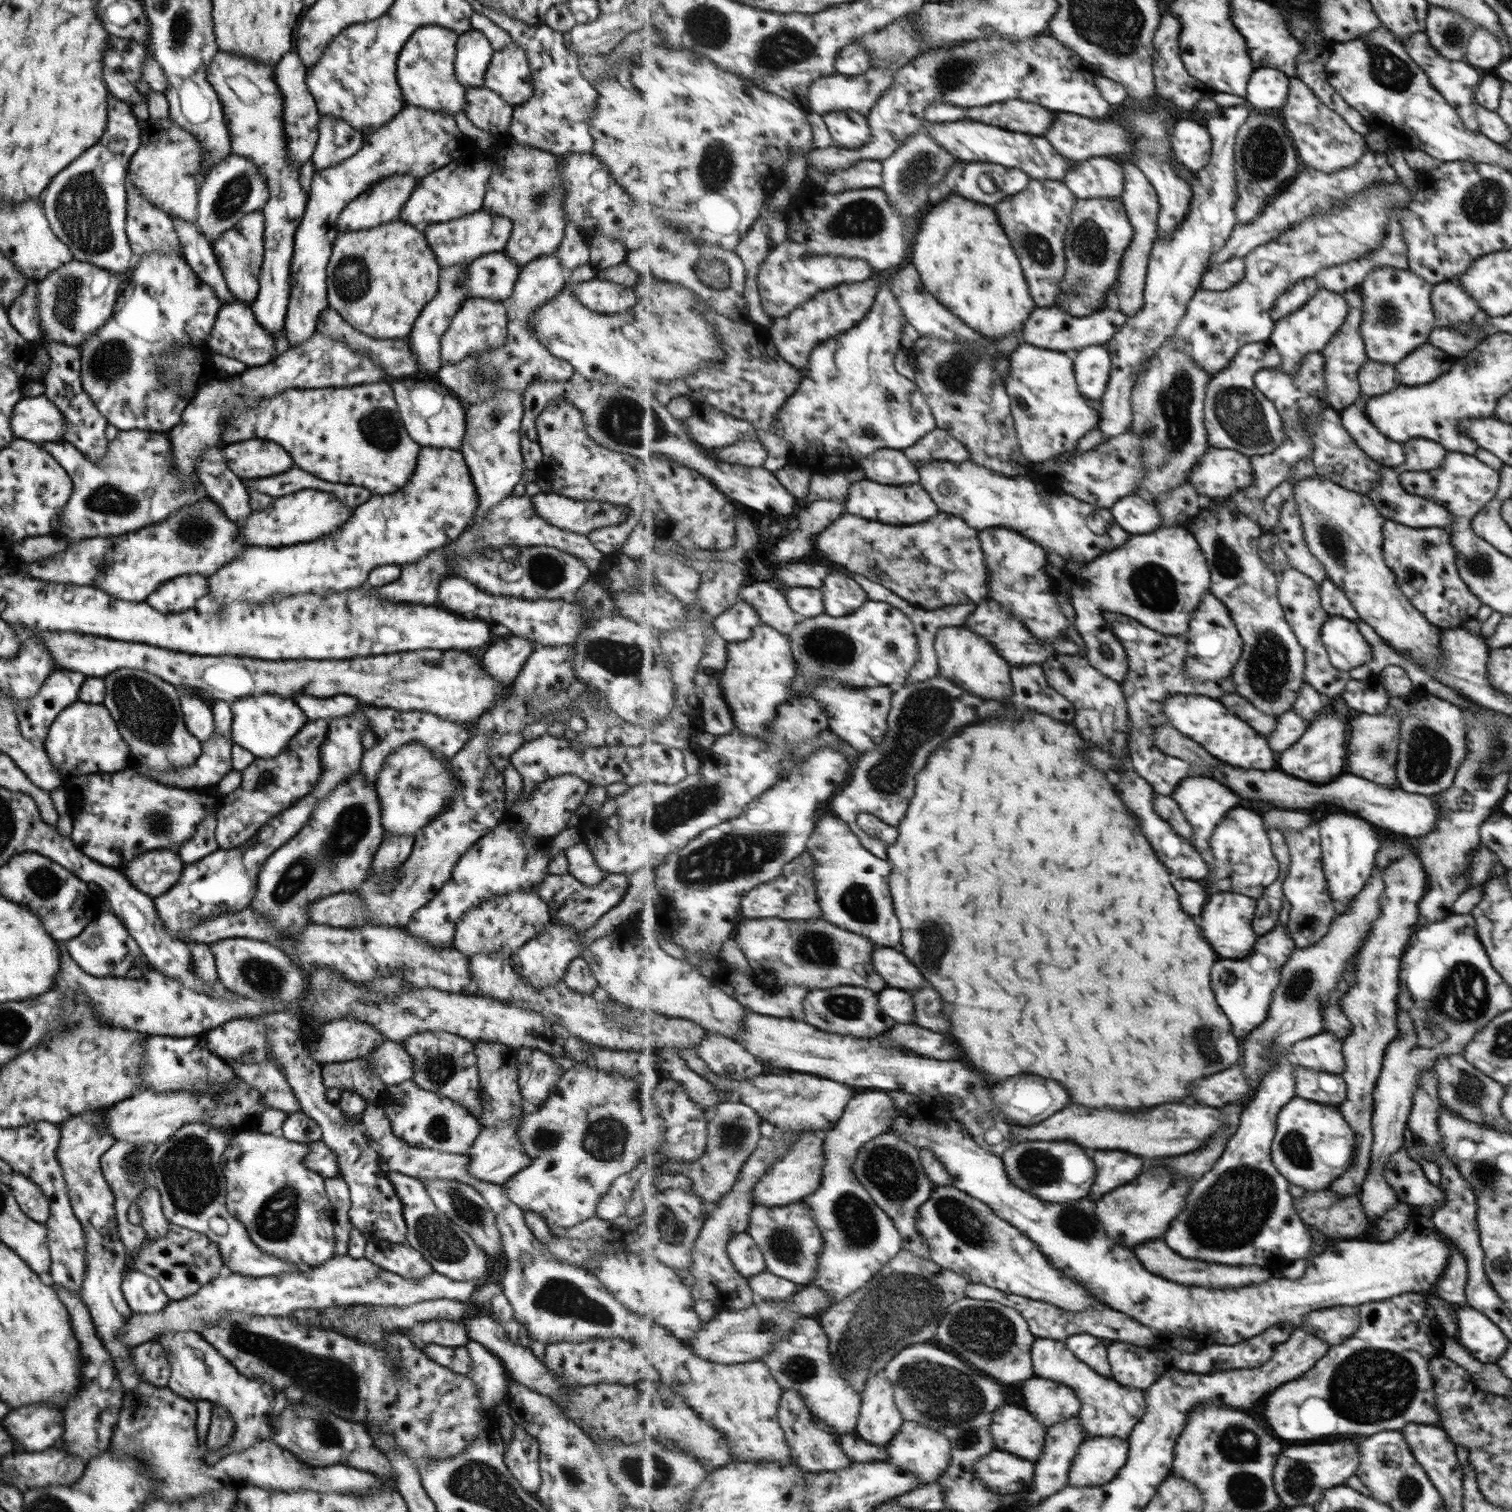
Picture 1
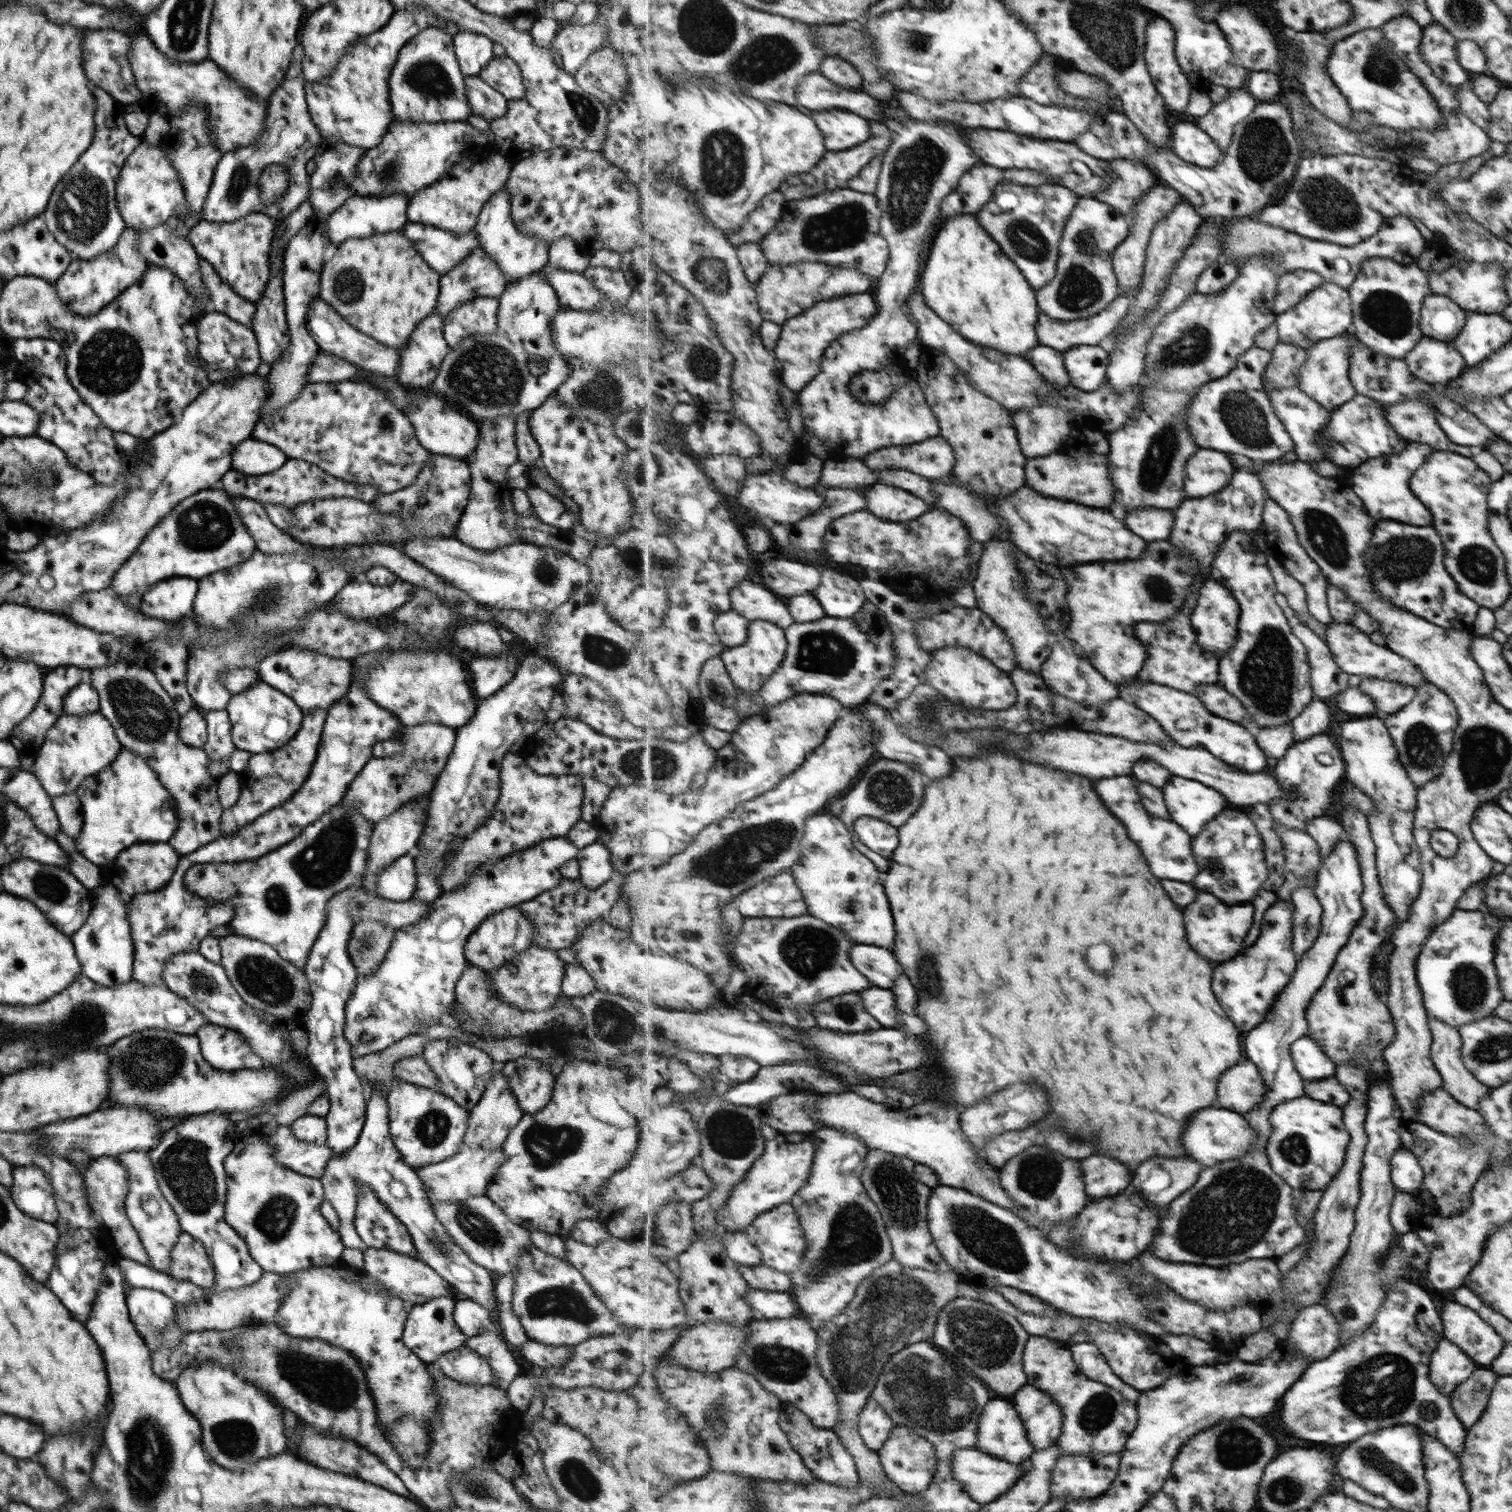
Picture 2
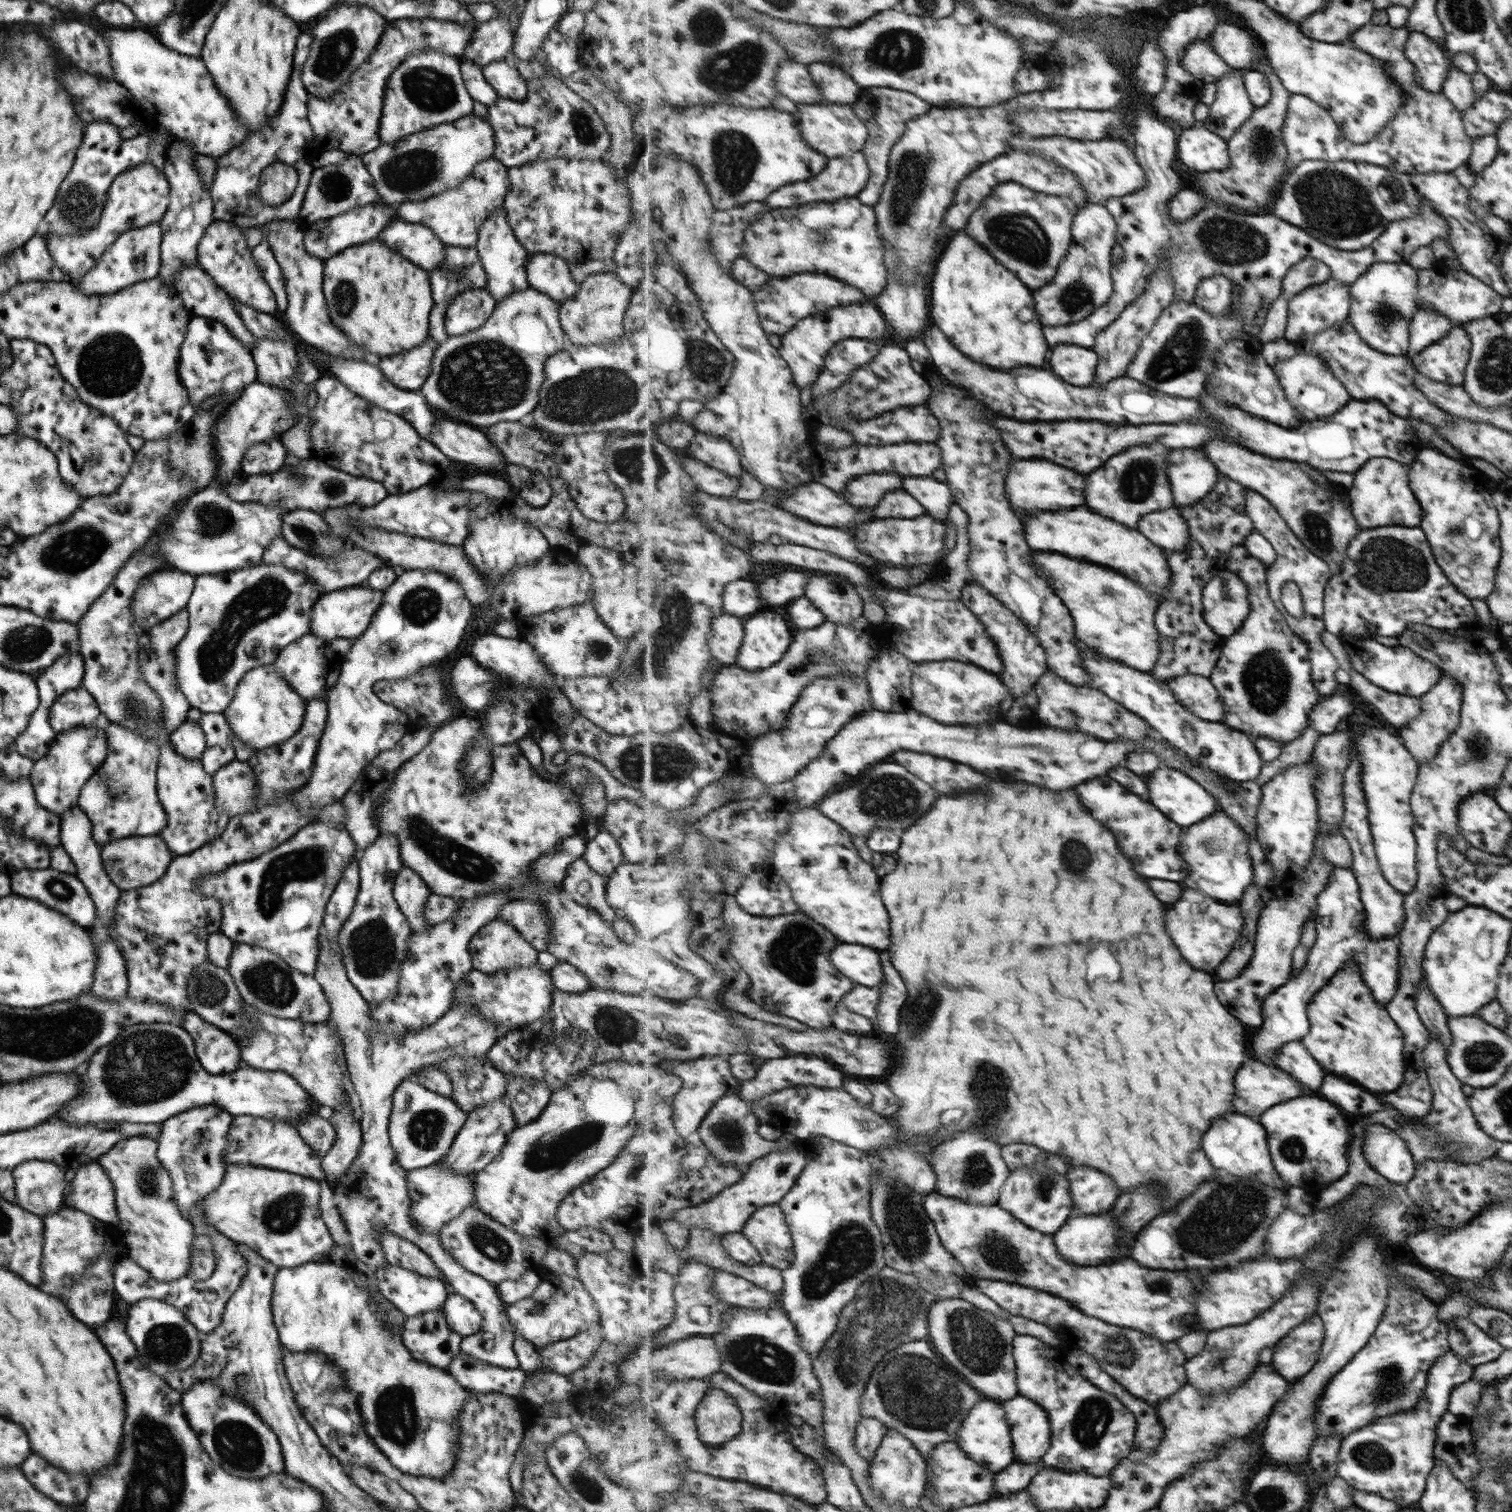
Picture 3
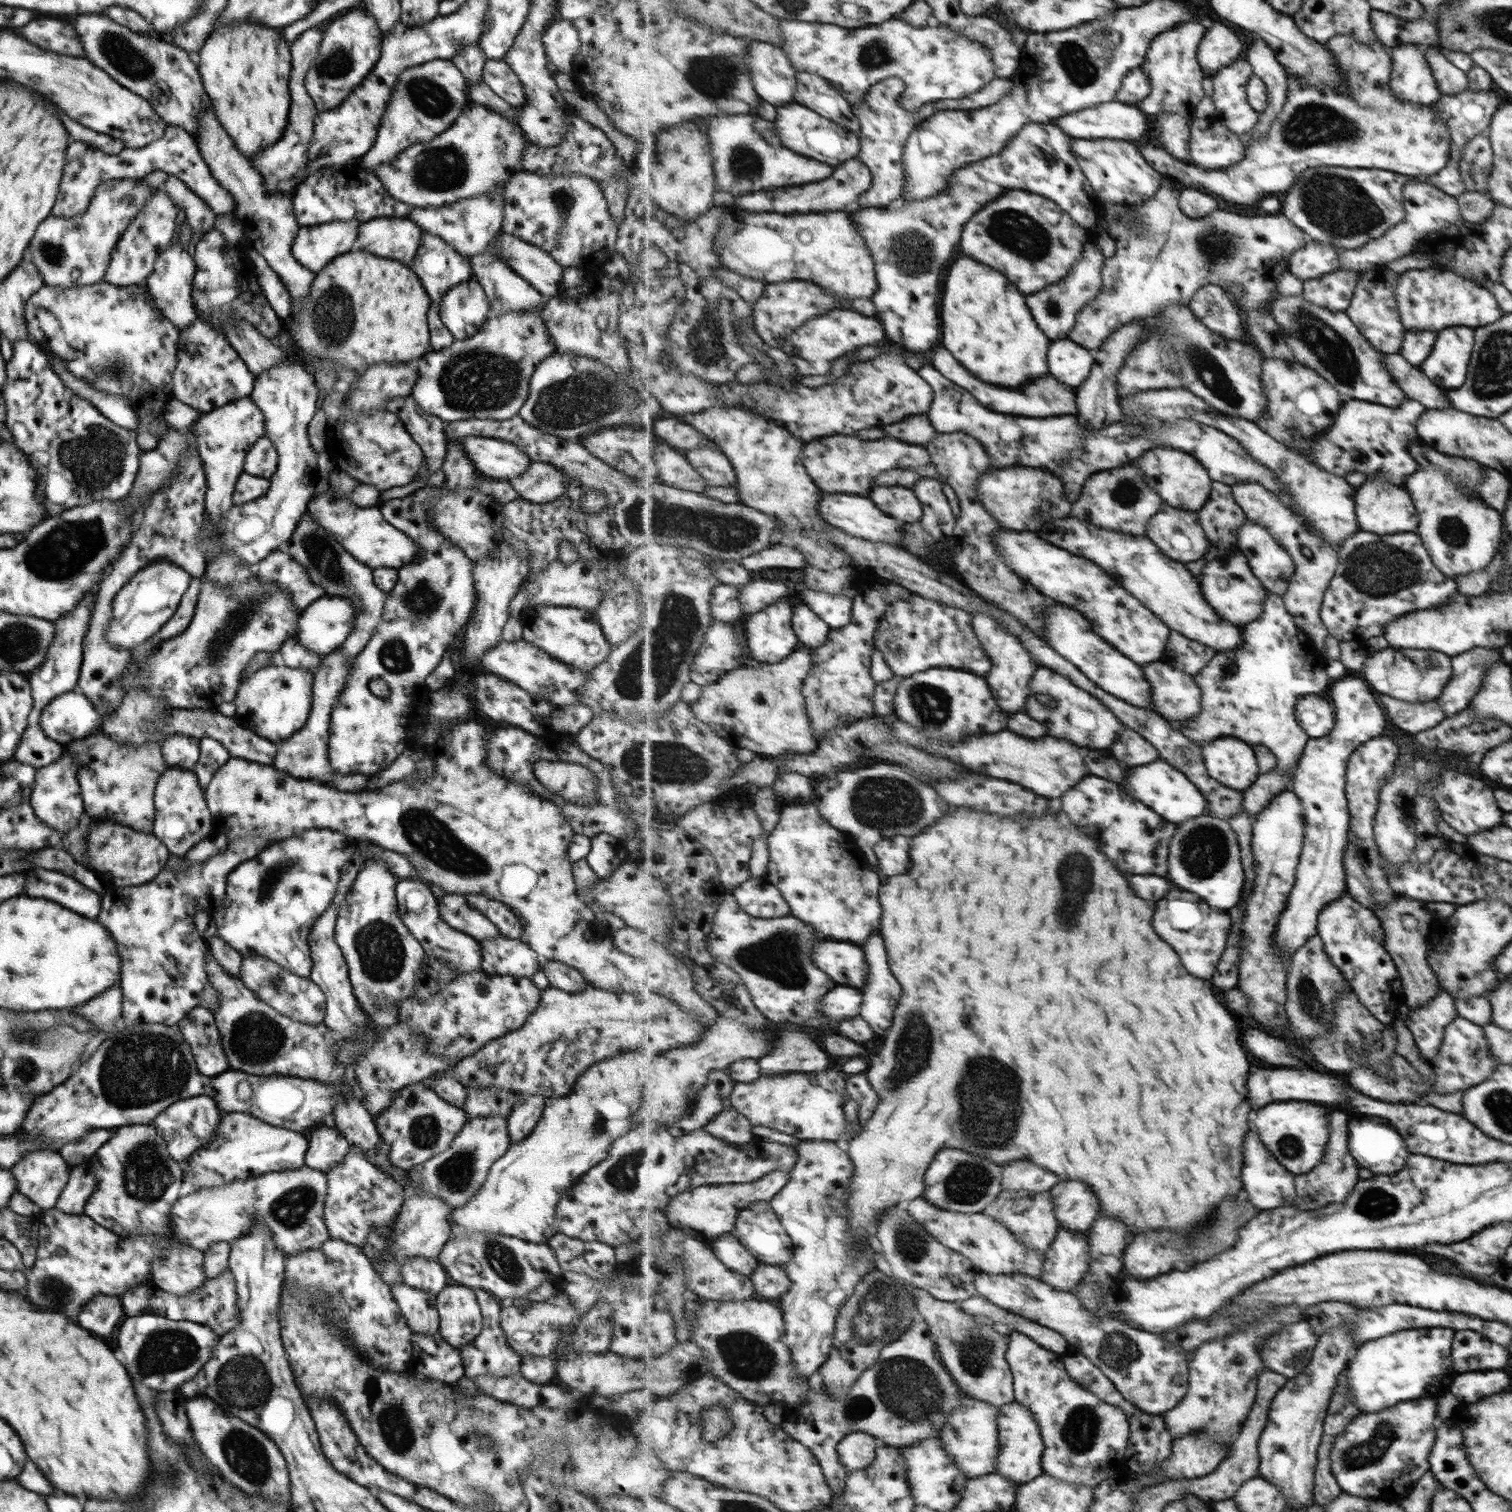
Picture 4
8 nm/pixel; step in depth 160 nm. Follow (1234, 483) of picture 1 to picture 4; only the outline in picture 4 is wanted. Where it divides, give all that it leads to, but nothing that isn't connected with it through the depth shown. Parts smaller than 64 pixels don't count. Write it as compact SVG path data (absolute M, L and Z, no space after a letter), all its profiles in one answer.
M1157 446L1155 449L1145 451L1138 458L1138 468L1142 469L1142 475L1150 487L1175 508L1200 511L1210 498L1214 480L1210 472L1202 465L1202 461L1191 453Z

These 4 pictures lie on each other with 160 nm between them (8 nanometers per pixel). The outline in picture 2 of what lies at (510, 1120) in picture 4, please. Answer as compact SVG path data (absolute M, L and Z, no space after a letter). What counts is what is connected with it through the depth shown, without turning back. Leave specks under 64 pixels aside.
M518 1057L503 1066L502 1074L506 1079L507 1085L509 1085L511 1093L515 1096L515 1101L517 1101L519 1108L524 1114L539 1112L549 1102L555 1074L544 1068L538 1060Z

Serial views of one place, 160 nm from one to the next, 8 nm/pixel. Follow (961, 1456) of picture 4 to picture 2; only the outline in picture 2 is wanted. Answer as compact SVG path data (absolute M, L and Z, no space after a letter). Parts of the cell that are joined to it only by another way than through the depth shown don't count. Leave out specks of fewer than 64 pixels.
M995 1397L986 1404L982 1412L982 1418L978 1422L977 1449L981 1452L991 1453L1001 1460L1011 1461L1011 1464L1025 1463L1034 1455L1035 1447L1030 1441L1026 1425L1018 1413L1018 1409L1011 1399L1005 1397Z

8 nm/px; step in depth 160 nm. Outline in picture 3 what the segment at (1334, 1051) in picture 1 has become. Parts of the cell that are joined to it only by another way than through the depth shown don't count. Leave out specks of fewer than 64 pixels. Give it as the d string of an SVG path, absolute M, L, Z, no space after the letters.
M1302 1041L1287 1043L1274 1059L1276 1066L1283 1068L1285 1072L1291 1072L1297 1080L1301 1081L1301 1084L1311 1090L1319 1088L1327 1075Z

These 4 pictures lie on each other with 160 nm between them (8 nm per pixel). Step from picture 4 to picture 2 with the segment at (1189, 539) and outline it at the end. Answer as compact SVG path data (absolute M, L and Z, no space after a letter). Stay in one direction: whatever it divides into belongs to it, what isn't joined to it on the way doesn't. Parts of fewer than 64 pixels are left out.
M1147 507L1127 511L1127 526L1148 542L1170 540L1176 523L1174 510Z

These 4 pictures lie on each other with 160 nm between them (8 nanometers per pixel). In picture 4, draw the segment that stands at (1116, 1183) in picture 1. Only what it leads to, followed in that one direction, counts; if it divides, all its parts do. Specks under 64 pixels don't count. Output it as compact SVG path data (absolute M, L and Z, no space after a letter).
M1063 1182L1051 1190L1061 1228L1087 1234L1101 1212L1099 1198L1083 1182Z

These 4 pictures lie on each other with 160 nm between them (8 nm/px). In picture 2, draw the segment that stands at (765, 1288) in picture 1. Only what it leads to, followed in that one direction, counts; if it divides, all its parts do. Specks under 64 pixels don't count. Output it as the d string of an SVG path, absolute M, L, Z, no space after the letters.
M765 1264L751 1268L739 1265L738 1269L753 1289L790 1292L793 1286L791 1274L775 1270Z

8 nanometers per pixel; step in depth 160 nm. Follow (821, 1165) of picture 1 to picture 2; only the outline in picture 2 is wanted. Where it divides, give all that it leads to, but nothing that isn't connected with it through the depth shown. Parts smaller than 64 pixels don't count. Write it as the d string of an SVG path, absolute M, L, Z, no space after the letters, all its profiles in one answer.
M778 1134L766 1141L765 1153L748 1170L744 1179L731 1191L729 1200L718 1212L718 1223L725 1225L730 1233L745 1231L764 1212L785 1203L791 1203L794 1196L805 1186L814 1168L815 1143L809 1134Z

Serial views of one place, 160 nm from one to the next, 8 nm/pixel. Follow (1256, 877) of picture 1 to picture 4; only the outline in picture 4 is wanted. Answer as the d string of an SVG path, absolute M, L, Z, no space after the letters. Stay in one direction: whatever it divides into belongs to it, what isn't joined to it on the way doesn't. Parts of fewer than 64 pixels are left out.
M1211 814L1201 815L1197 819L1188 820L1178 825L1179 832L1171 839L1171 880L1177 888L1189 890L1199 895L1207 904L1219 910L1229 911L1237 907L1243 895L1246 883L1246 867L1242 863L1242 849L1237 833L1231 828L1230 822Z

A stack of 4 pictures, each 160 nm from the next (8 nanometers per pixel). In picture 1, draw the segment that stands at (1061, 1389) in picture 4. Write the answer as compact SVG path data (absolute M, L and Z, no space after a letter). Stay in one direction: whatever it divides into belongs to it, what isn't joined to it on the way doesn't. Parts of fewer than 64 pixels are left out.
M1038 1337L1034 1342L1032 1353L1037 1377L1058 1380L1078 1392L1078 1396L1082 1399L1082 1410L1078 1416L1082 1419L1082 1427L1087 1438L1107 1436L1129 1439L1134 1428L1146 1415L1145 1390L1127 1388L1127 1385L1119 1384L1119 1381L1095 1372L1091 1366L1079 1360L1064 1341Z

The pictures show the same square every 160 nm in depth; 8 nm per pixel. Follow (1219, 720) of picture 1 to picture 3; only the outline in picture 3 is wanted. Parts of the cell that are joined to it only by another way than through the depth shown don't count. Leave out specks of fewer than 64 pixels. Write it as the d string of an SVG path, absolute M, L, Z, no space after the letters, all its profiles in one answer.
M1091 648L1081 650L1083 664L1087 666L1087 673L1092 678L1091 687L1102 690L1109 698L1144 718L1173 748L1229 780L1250 784L1262 774L1265 762L1255 745L1255 739L1247 733L1224 722L1211 722L1195 716L1195 713L1175 696L1171 686L1151 673L1129 668L1126 664L1093 652Z

